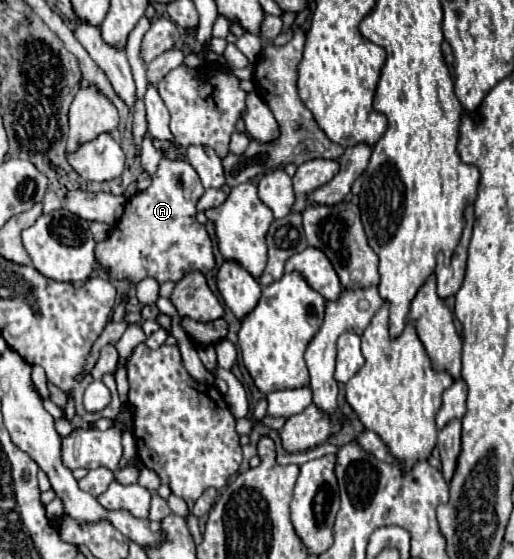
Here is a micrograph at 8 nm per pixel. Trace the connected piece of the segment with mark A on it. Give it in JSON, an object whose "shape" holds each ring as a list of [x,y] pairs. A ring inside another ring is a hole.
{"shape":[[[163,158],[152,176],[152,184],[134,194],[126,206],[124,214],[118,220],[118,224],[112,228],[110,236],[96,244],[96,264],[107,274],[116,280],[142,280],[142,278],[153,277],[160,285],[164,282],[180,282],[188,272],[202,272],[206,274],[216,266],[214,262],[214,248],[212,240],[206,232],[206,228],[196,220],[196,202],[204,194],[202,182],[196,174],[196,170],[185,160],[168,160]]]}

